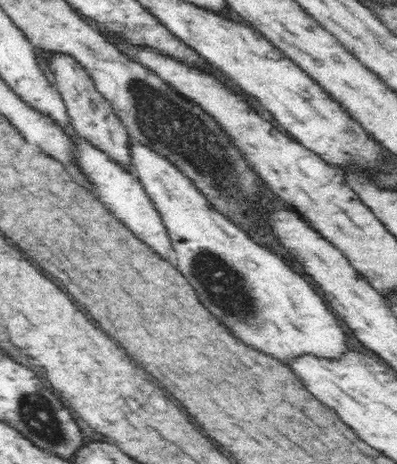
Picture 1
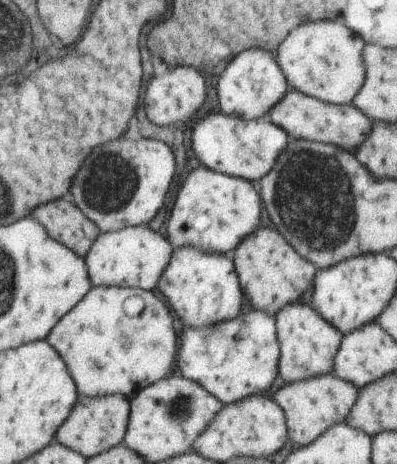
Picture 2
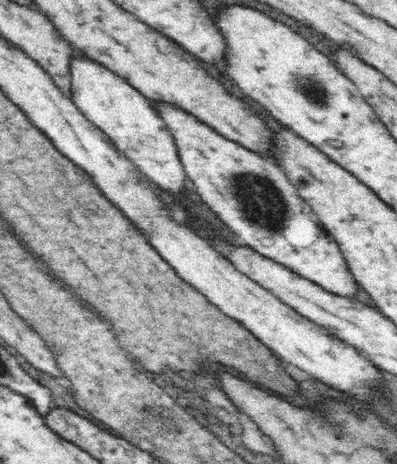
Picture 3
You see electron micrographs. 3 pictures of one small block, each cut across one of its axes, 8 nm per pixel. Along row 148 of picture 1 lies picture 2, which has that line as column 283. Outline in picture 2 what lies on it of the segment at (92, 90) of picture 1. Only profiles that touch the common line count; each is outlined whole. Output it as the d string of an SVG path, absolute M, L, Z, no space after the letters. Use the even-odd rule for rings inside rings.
M289 90L287 96L269 112L267 116L275 126L283 128L291 140L307 140L315 144L327 144L327 146L337 146L343 150L357 150L367 136L371 134L371 120L357 108L353 106L333 106L325 104L321 100L309 98L301 92Z

